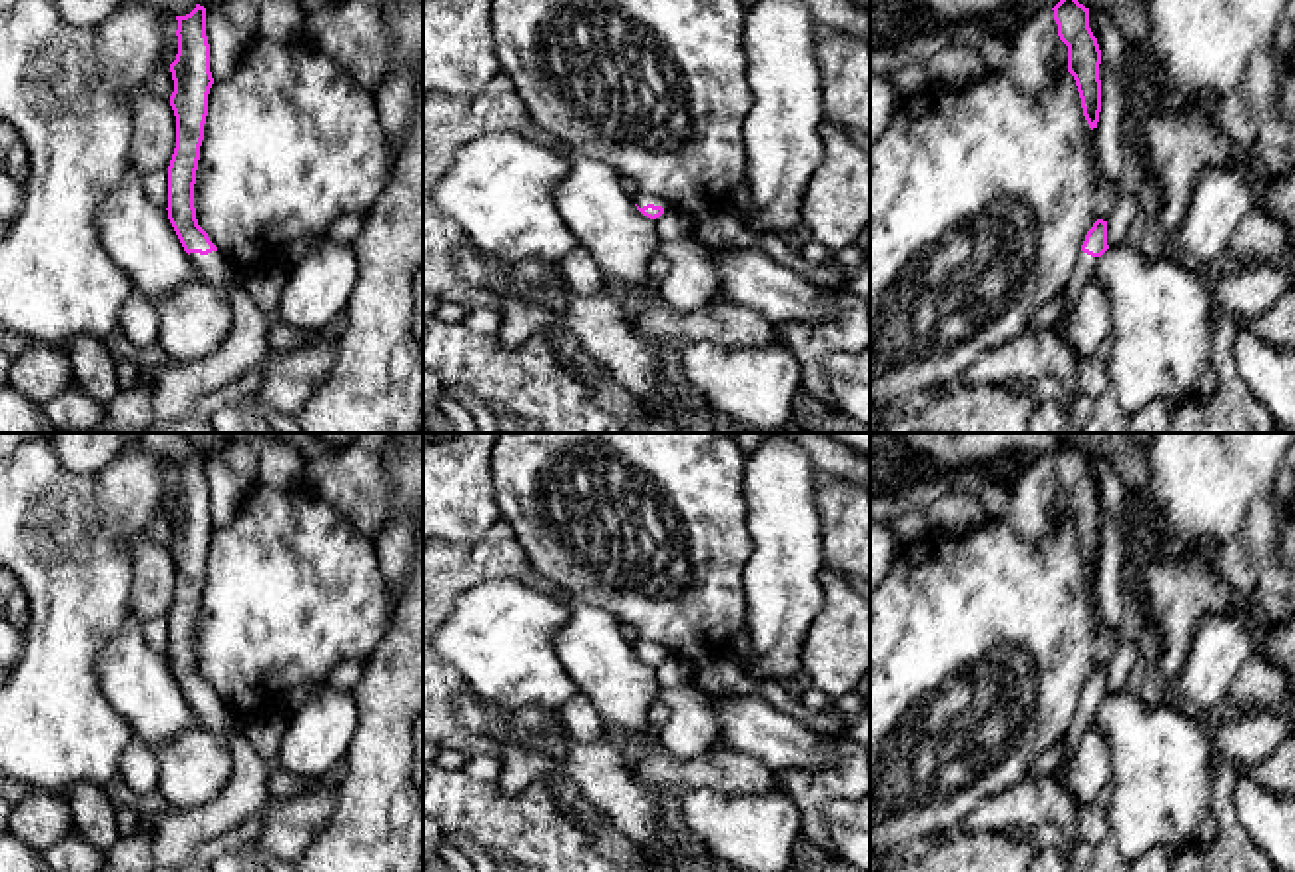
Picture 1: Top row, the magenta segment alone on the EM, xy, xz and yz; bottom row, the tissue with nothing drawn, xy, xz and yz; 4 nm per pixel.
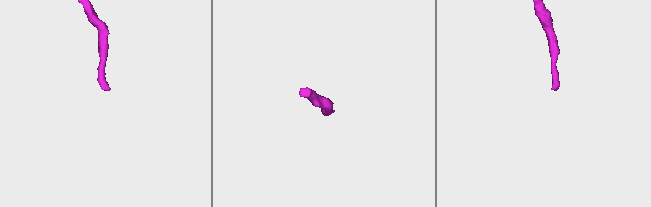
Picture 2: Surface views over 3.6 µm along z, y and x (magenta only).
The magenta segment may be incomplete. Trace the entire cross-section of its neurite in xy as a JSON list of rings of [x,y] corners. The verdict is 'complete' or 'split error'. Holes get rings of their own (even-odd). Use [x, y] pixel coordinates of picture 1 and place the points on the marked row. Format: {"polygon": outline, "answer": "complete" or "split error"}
{"polygon": [[[196,8],[178,20],[178,54],[170,64],[174,92],[170,106],[176,116],[176,148],[168,166],[168,219],[190,255],[196,279],[229,299],[241,285],[231,263],[198,225],[194,184],[208,116],[208,94],[214,84],[210,72],[210,44],[206,36],[206,8]]], "answer": "split error"}

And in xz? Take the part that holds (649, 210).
{"polygon": [[[639,190],[631,198],[637,204],[637,210],[650,219],[656,219],[670,210],[668,202],[660,196],[654,196],[654,194],[647,194],[647,192]]], "answer": "split error"}

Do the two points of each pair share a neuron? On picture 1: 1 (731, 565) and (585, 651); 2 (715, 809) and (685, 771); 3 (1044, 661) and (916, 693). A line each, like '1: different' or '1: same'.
1: different
2: different
3: same

